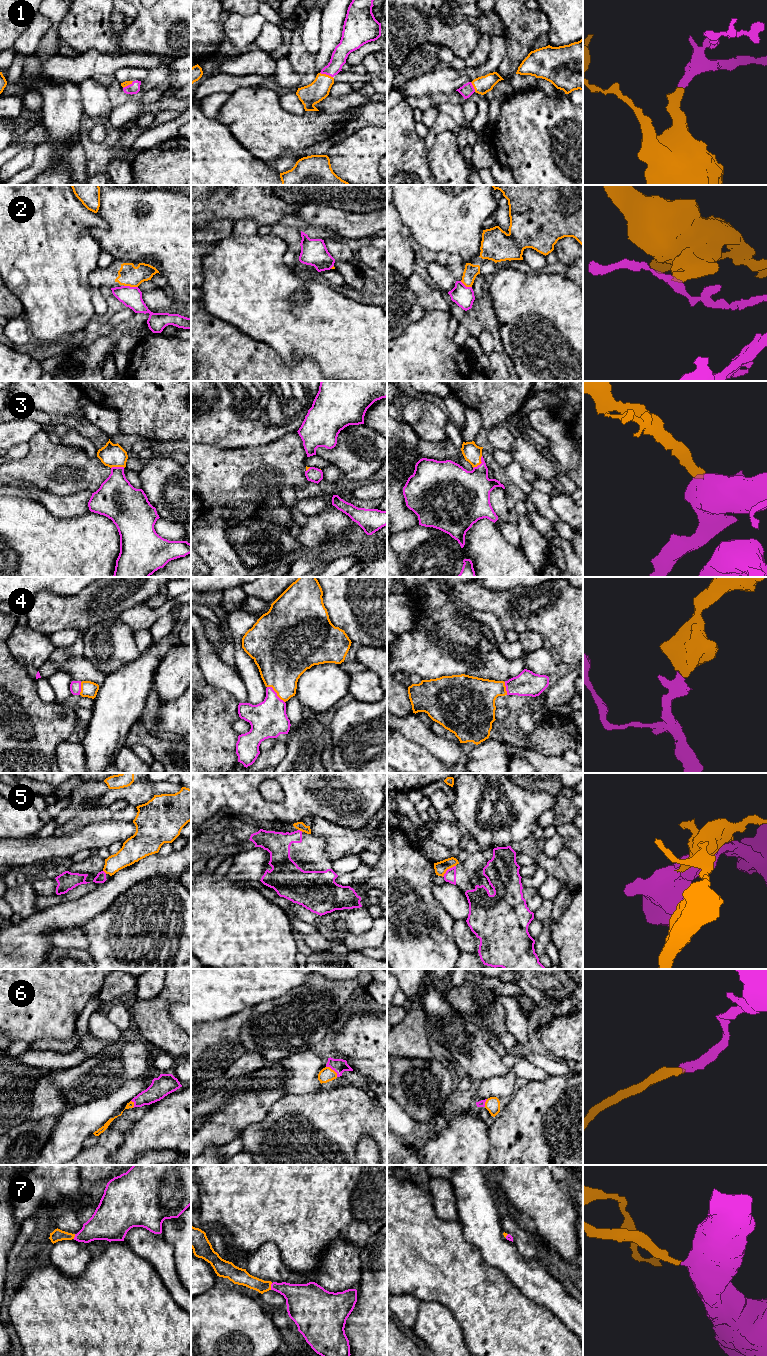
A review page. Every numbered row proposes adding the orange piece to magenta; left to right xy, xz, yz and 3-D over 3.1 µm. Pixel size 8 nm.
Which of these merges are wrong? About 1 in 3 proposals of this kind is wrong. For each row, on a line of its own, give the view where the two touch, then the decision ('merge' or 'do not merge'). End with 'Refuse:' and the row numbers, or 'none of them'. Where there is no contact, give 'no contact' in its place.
1: xz | merge
2: xy | do not merge
3: yz | merge
4: xz | merge
5: yz | do not merge
6: xz | merge
7: xz | merge
Refuse: 2, 5

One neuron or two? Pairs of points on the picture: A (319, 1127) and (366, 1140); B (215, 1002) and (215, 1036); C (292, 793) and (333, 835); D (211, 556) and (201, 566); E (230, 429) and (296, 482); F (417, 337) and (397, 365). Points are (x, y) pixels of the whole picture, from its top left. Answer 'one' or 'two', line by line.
A: two
B: two
C: two
D: two
E: two
F: one

